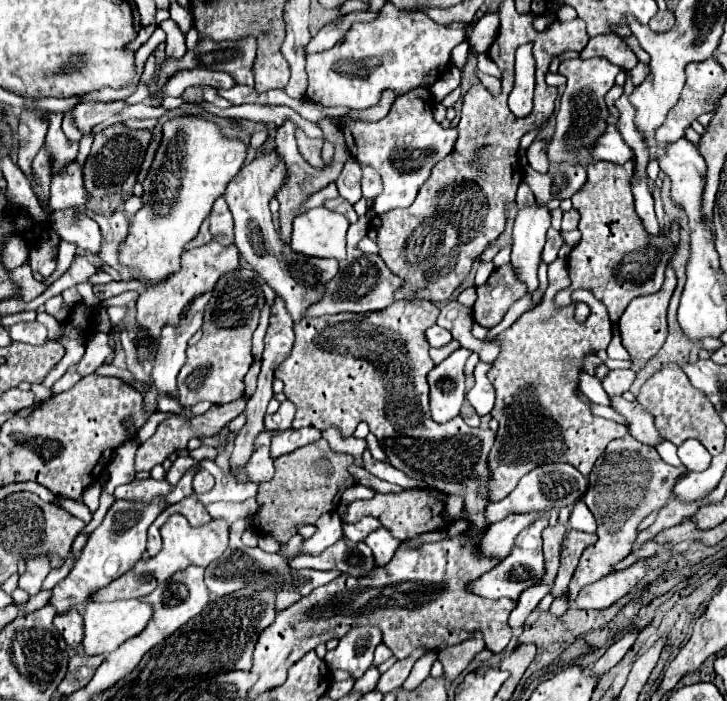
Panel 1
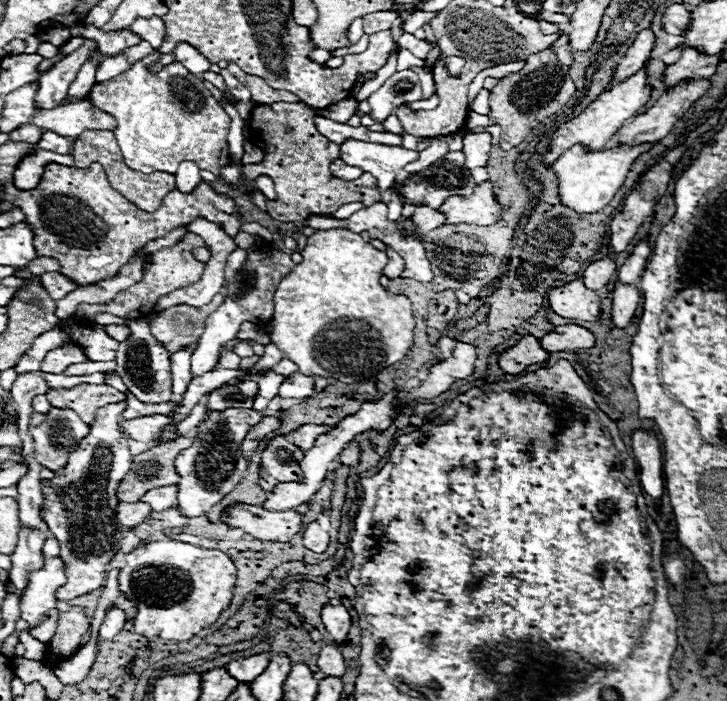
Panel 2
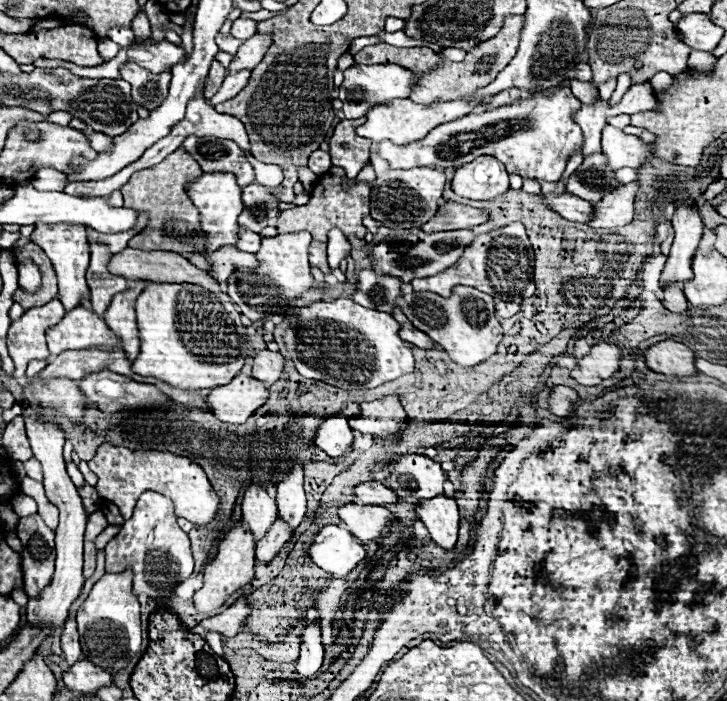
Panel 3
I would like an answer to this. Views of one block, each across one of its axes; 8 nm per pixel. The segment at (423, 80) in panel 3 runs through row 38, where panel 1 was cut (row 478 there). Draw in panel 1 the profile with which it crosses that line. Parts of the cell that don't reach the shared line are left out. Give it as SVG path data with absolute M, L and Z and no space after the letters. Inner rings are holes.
M556 258L548 266L548 288L540 306L522 314L508 330L496 336L500 354L490 366L488 380L496 390L492 416L500 420L500 428L488 456L490 480L486 488L490 502L508 496L518 480L540 464L568 462L588 476L608 442L626 434L626 426L594 416L576 396L584 356L606 350L610 342L610 318L606 306L596 300L592 292L572 290L572 306L556 308L554 298L564 288L570 288L566 262ZM578 302L584 302L590 308L590 316L584 322L578 322L574 316L574 304Z

